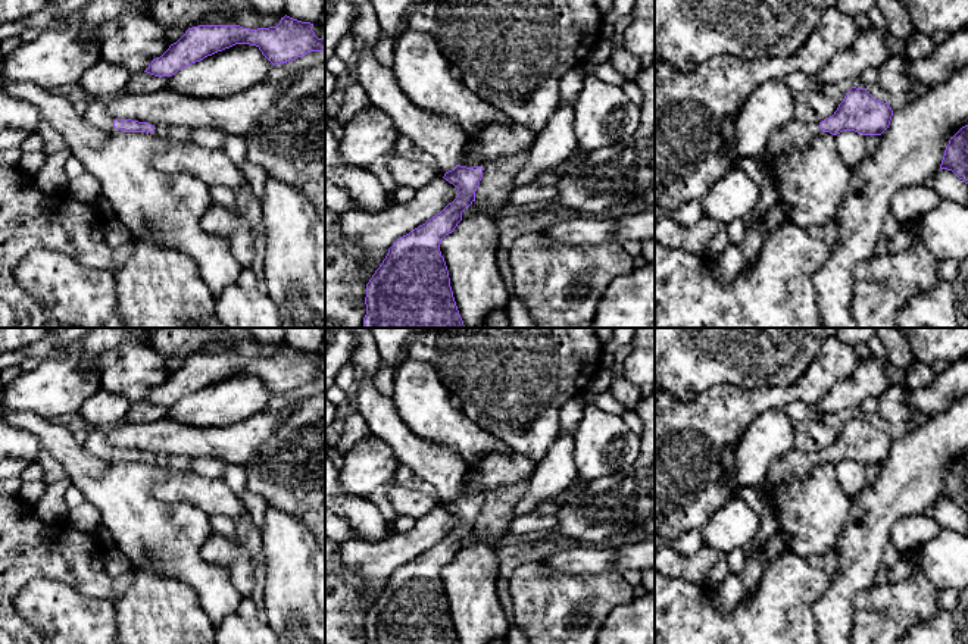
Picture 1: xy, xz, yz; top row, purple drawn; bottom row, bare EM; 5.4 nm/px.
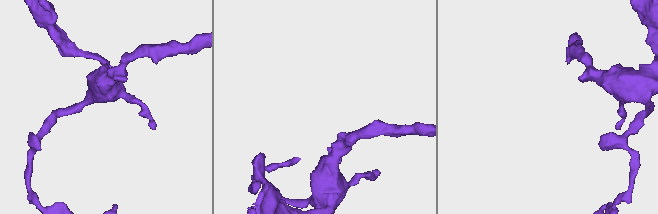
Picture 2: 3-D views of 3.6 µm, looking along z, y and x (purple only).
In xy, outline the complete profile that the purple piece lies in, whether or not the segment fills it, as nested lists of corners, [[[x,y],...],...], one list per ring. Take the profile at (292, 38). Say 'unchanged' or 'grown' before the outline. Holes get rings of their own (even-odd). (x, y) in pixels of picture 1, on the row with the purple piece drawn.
unchanged; [[[290,16],[277,26],[243,28],[240,25],[199,25],[185,34],[144,71],[154,76],[172,76],[179,69],[235,44],[256,46],[272,63],[287,63],[310,51],[325,51],[325,38],[312,31],[313,24]]]

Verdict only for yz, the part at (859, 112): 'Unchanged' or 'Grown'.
Grown

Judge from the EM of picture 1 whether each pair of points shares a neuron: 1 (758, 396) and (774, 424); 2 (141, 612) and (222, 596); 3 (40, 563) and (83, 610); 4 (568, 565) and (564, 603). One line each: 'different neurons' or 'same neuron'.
1: different neurons
2: different neurons
3: different neurons
4: different neurons

